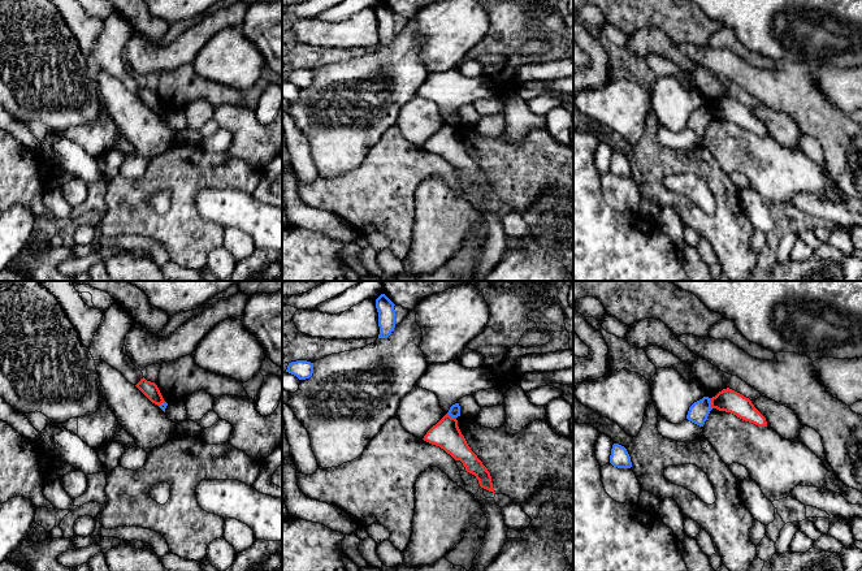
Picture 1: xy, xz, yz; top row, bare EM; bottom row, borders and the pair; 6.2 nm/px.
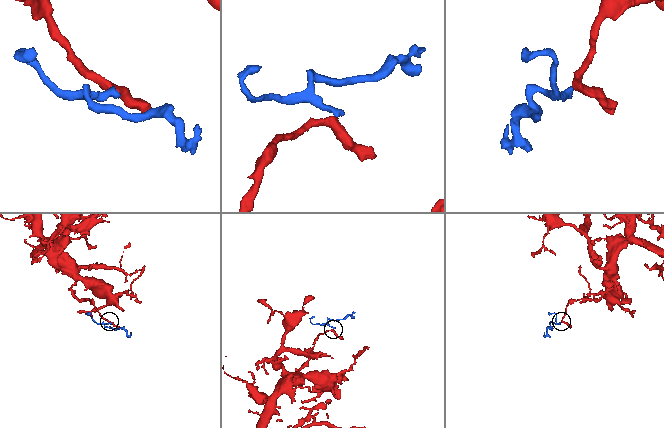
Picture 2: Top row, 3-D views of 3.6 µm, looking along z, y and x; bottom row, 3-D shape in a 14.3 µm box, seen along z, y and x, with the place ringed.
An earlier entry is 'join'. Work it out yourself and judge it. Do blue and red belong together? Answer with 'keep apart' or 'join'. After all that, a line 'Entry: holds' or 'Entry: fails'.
keep apart
Entry: fails

